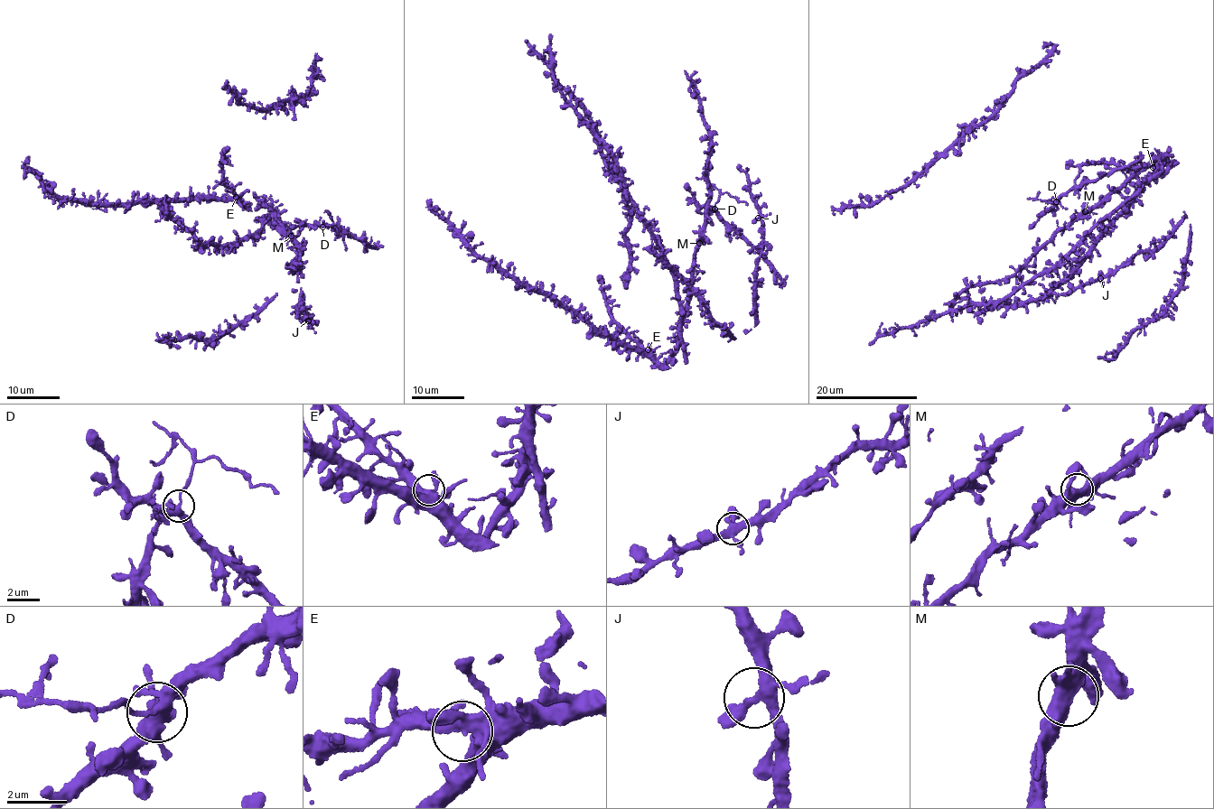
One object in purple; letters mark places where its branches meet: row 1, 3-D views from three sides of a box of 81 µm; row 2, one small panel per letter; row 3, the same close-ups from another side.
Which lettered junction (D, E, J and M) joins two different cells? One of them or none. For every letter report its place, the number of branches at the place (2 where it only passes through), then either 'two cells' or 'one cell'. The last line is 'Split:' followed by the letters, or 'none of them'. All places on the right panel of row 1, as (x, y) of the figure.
D: at (1056, 201); 4 branches meet; two cells
E: at (1153, 167); 4 branches meet; one cell
J: at (1100, 278); 4 branches meet; one cell
M: at (1085, 211); 4 branches meet; one cell
Split: D

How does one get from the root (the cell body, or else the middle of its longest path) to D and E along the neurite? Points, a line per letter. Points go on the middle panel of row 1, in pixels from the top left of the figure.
D: (699, 241), (707, 212), (706, 207), (699, 209), (714, 208)
E: (699, 241), (674, 353), (654, 351), (650, 354), (648, 349)

